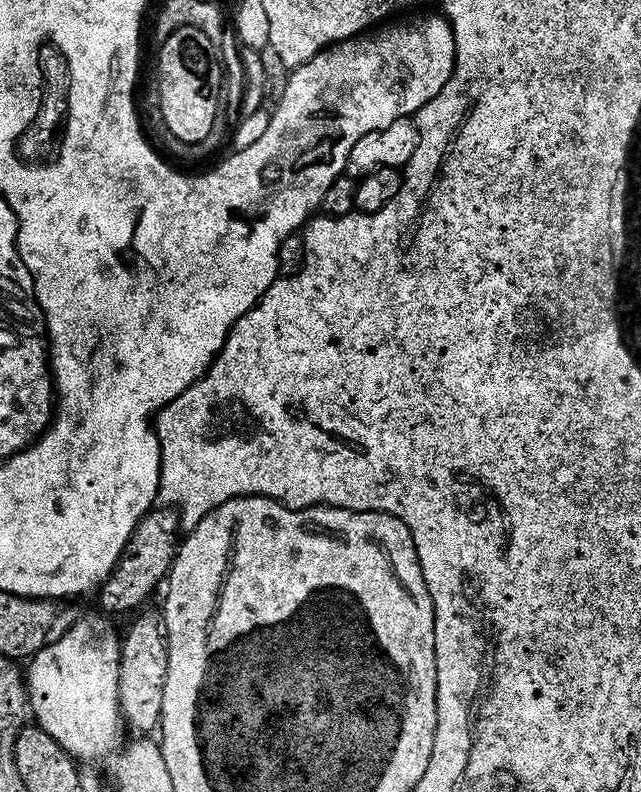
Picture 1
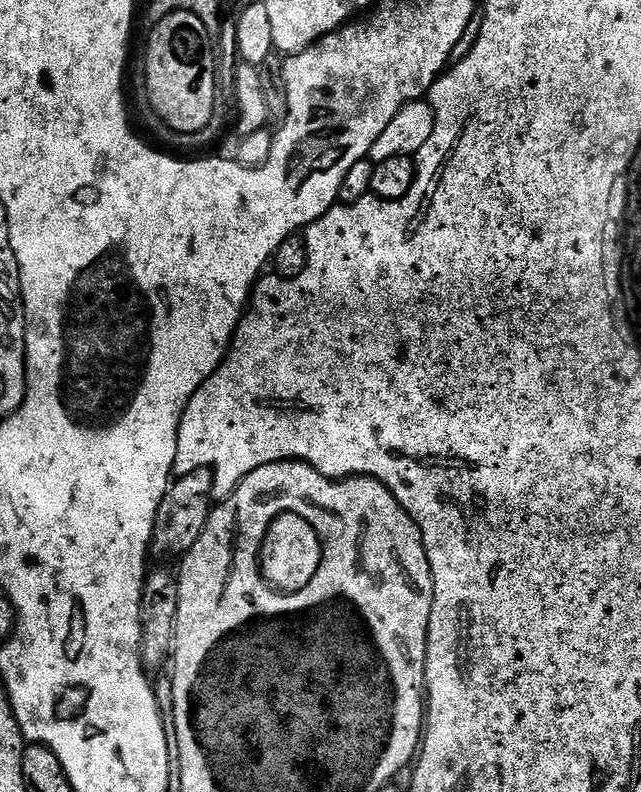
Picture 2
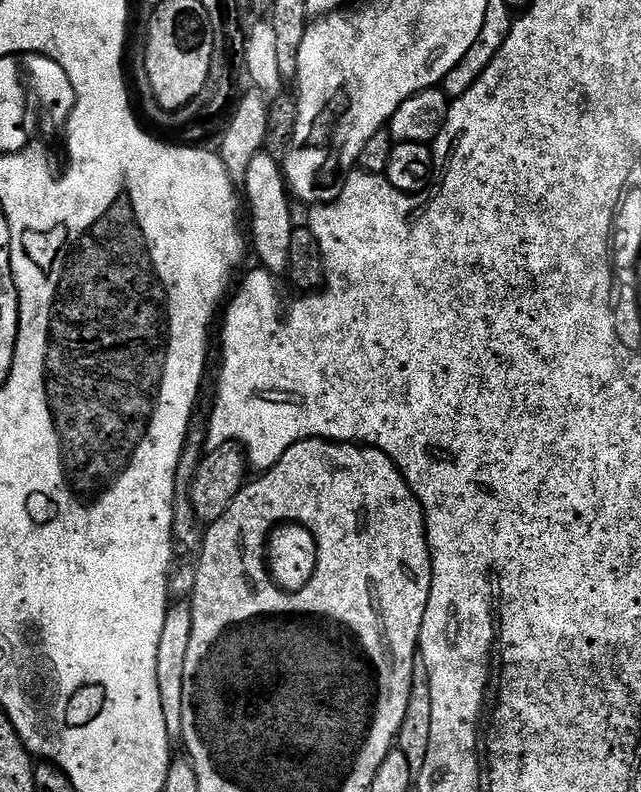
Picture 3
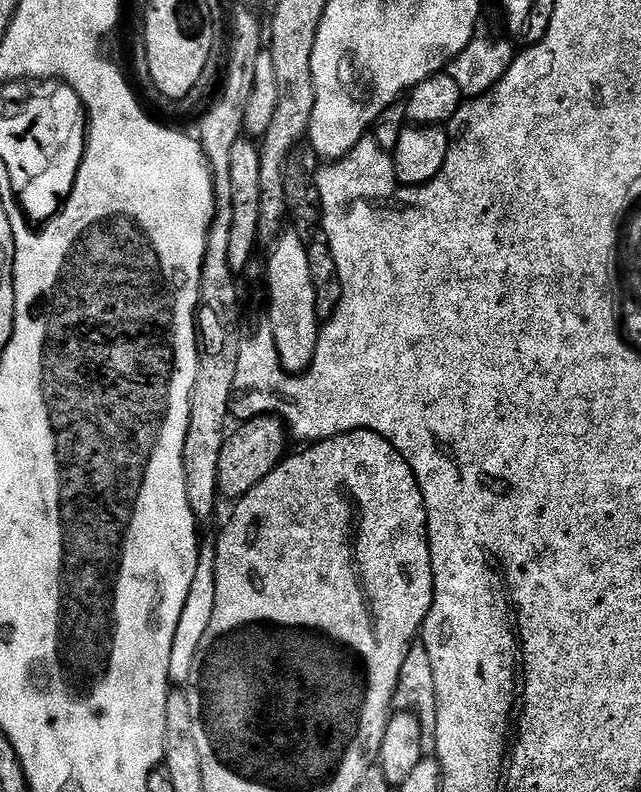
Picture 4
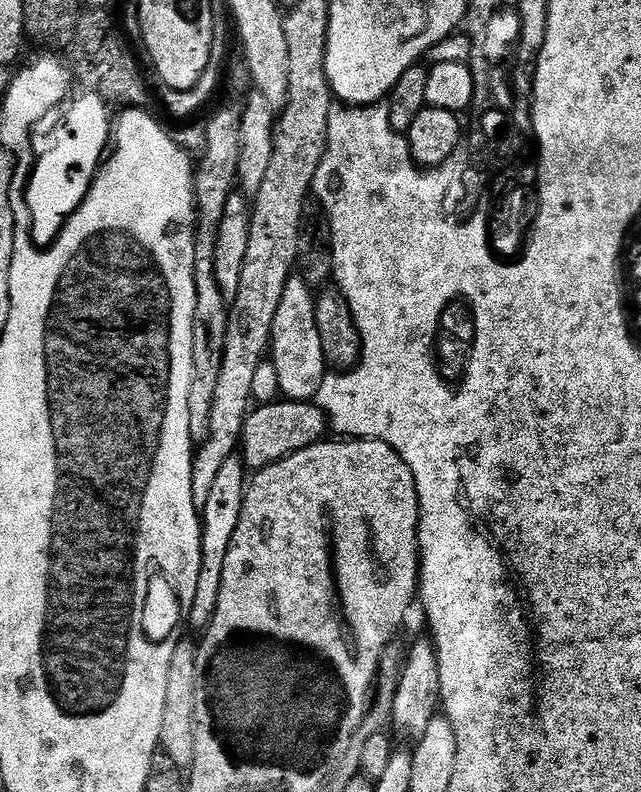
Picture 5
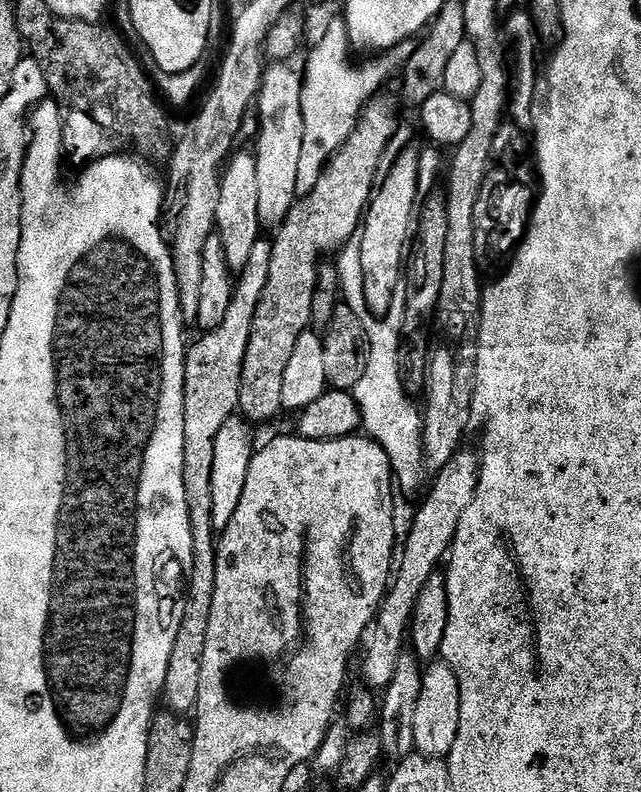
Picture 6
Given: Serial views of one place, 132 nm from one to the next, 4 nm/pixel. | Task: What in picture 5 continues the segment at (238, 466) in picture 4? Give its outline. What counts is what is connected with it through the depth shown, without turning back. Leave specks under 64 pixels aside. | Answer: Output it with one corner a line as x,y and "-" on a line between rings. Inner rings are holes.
277,399
253,407
244,420
240,435
239,455
248,470
259,470
278,462
311,444
319,444
329,431
328,418
314,402
307,400

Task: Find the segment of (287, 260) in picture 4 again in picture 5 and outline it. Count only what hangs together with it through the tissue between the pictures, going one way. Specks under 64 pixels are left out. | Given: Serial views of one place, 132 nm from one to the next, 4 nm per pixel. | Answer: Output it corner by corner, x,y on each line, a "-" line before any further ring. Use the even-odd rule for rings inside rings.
299,274
289,276
282,290
278,314
274,314
270,362
276,371
276,387
289,400
311,401
326,375
322,338
318,338
314,292

